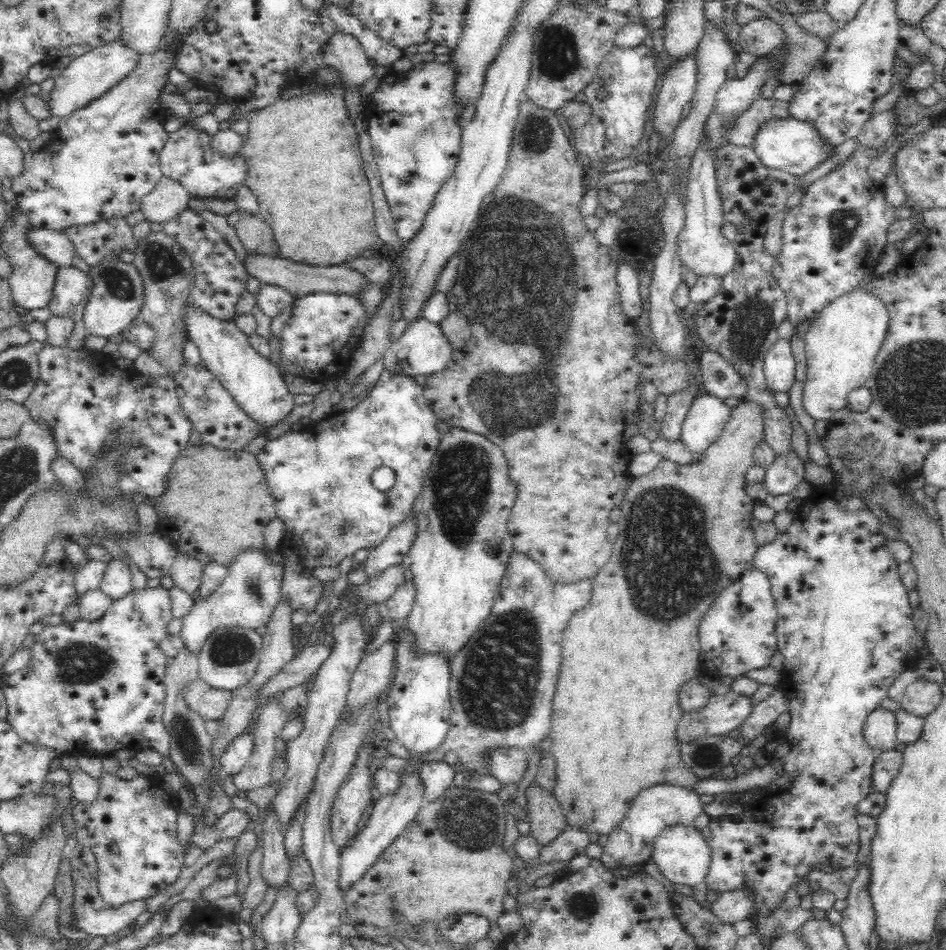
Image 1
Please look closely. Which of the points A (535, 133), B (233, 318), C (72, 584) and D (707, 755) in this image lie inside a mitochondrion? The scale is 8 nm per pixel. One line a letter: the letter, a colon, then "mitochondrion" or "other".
A: mitochondrion
B: other
C: other
D: mitochondrion

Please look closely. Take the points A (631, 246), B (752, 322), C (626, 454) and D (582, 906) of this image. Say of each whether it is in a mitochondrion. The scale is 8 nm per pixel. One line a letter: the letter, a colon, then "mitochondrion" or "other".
A: other
B: mitochondrion
C: other
D: mitochondrion

